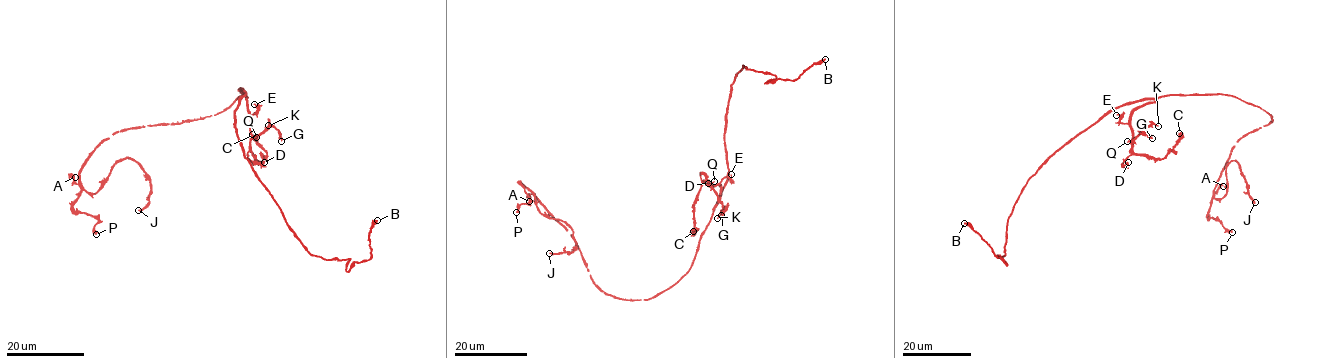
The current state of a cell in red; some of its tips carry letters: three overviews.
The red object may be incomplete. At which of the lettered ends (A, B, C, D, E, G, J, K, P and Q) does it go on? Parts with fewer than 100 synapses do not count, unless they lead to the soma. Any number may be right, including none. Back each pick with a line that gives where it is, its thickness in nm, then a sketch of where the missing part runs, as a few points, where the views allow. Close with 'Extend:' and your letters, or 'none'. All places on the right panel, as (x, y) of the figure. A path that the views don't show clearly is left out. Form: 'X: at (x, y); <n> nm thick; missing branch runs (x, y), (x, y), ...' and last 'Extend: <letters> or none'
Extend: none

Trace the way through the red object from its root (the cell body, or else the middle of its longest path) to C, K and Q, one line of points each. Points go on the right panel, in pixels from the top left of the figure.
C: (1170, 95), (1162, 95), (1132, 113), (1132, 150), (1148, 157), (1162, 159), (1173, 151), (1179, 133)
K: (1170, 95), (1150, 102), (1131, 116), (1133, 141), (1146, 127), (1158, 126)
Q: (1170, 95), (1162, 95), (1133, 111), (1130, 123), (1132, 138), (1127, 141)

